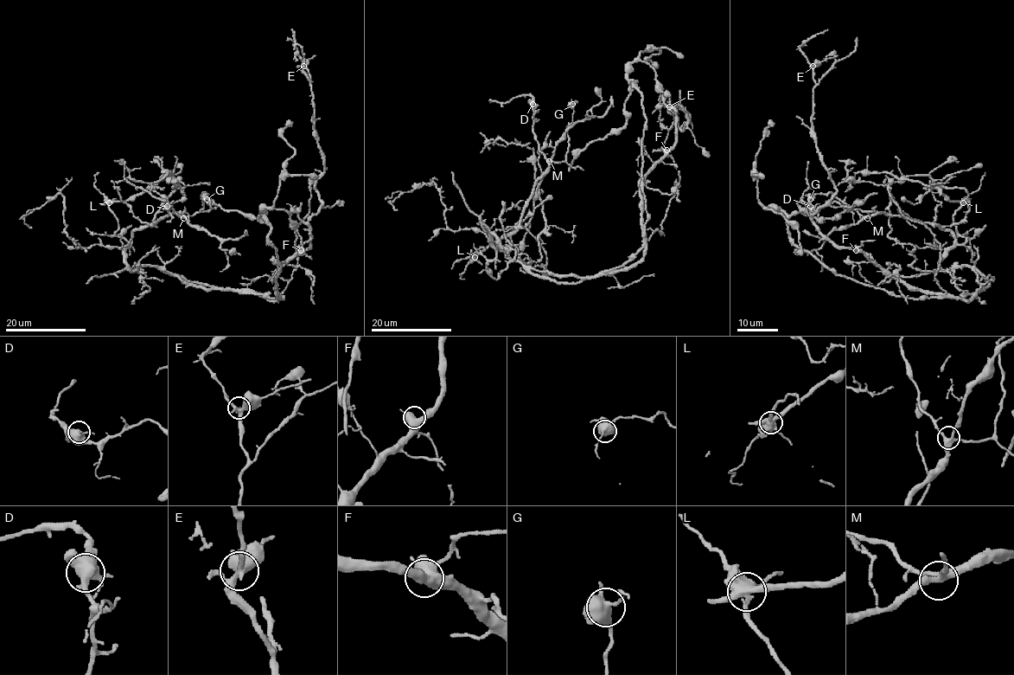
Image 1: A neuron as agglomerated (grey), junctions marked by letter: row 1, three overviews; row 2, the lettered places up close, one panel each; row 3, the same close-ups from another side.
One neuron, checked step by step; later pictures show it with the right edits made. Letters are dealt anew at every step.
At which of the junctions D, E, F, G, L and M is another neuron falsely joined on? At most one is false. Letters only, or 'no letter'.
no letter

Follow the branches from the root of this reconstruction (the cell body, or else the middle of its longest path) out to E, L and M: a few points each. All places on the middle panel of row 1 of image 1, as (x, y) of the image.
E: (614, 271), (642, 247), (640, 180), (675, 142), (674, 106), (685, 113), (682, 131), (689, 121), (669, 106)
L: (614, 271), (594, 277), (539, 272), (513, 260), (493, 234), (496, 257), (487, 260), (481, 247), (475, 257)
M: (614, 271), (551, 275), (513, 260), (493, 234), (491, 242), (497, 248), (516, 229), (549, 161)

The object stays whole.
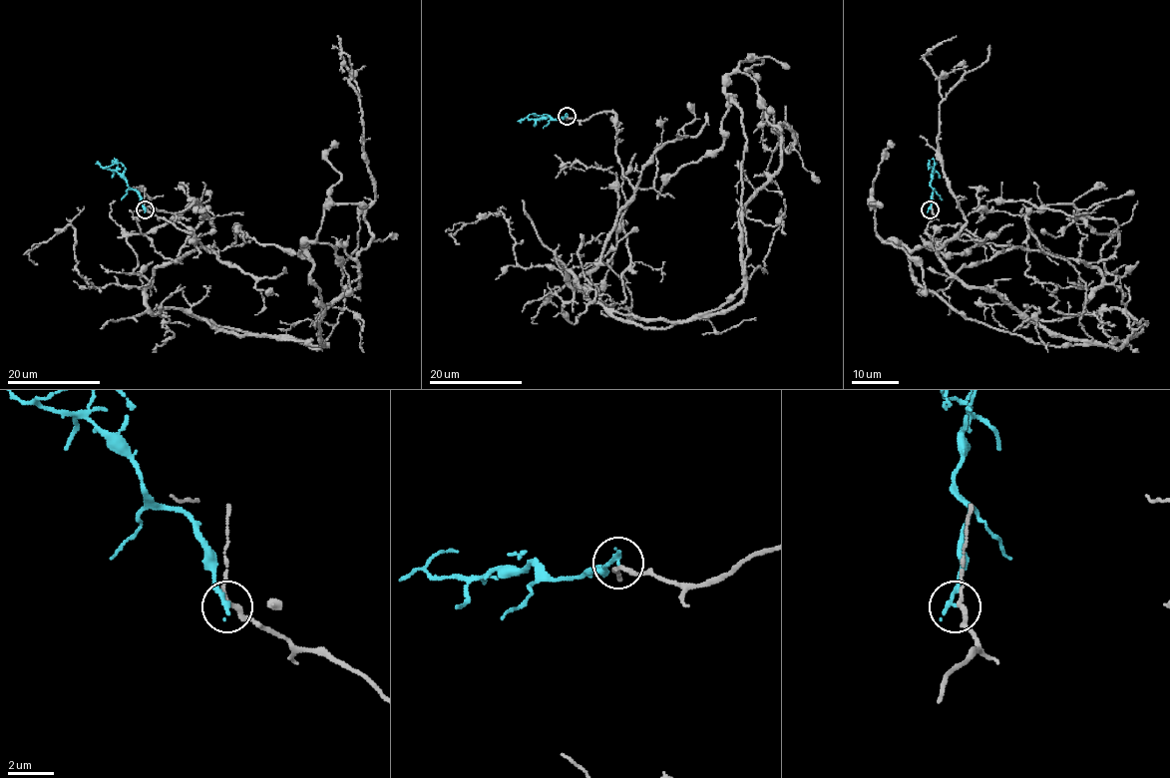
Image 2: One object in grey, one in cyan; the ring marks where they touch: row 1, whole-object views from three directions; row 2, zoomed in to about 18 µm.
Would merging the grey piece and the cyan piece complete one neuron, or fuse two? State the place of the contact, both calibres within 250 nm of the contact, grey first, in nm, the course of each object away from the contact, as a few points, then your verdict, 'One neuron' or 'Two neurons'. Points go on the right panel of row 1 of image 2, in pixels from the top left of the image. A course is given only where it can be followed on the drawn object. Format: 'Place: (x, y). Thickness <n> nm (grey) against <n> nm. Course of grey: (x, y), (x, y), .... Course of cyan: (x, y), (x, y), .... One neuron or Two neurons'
Place: (930, 209). Thickness 190 nm (grey) against 220 nm. Course of grey: (931, 208), (1099, 270), (1135, 335), (939, 256), (956, 36). Course of cyan: (931, 208), (933, 171), (929, 163), (928, 170). Two neurons

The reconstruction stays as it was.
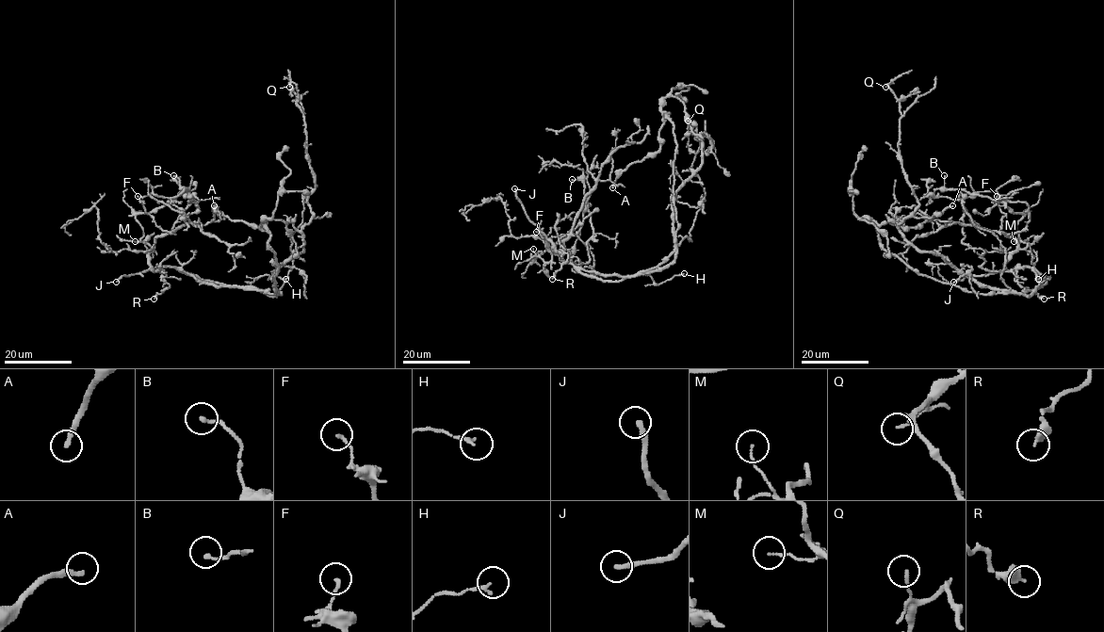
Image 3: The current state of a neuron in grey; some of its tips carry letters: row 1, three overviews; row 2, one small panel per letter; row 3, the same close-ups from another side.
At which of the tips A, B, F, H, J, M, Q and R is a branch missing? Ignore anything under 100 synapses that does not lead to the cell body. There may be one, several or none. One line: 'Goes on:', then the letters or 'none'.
Goes on: J

